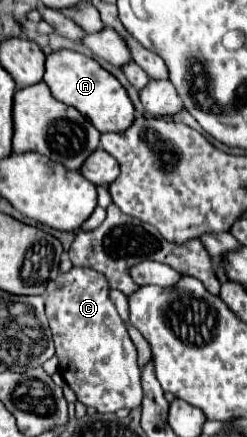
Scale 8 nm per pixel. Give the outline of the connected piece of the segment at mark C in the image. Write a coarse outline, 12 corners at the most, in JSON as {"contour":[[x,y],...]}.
{"contour":[[61,272],[59,372],[99,414],[141,406],[137,350],[103,274]]}

